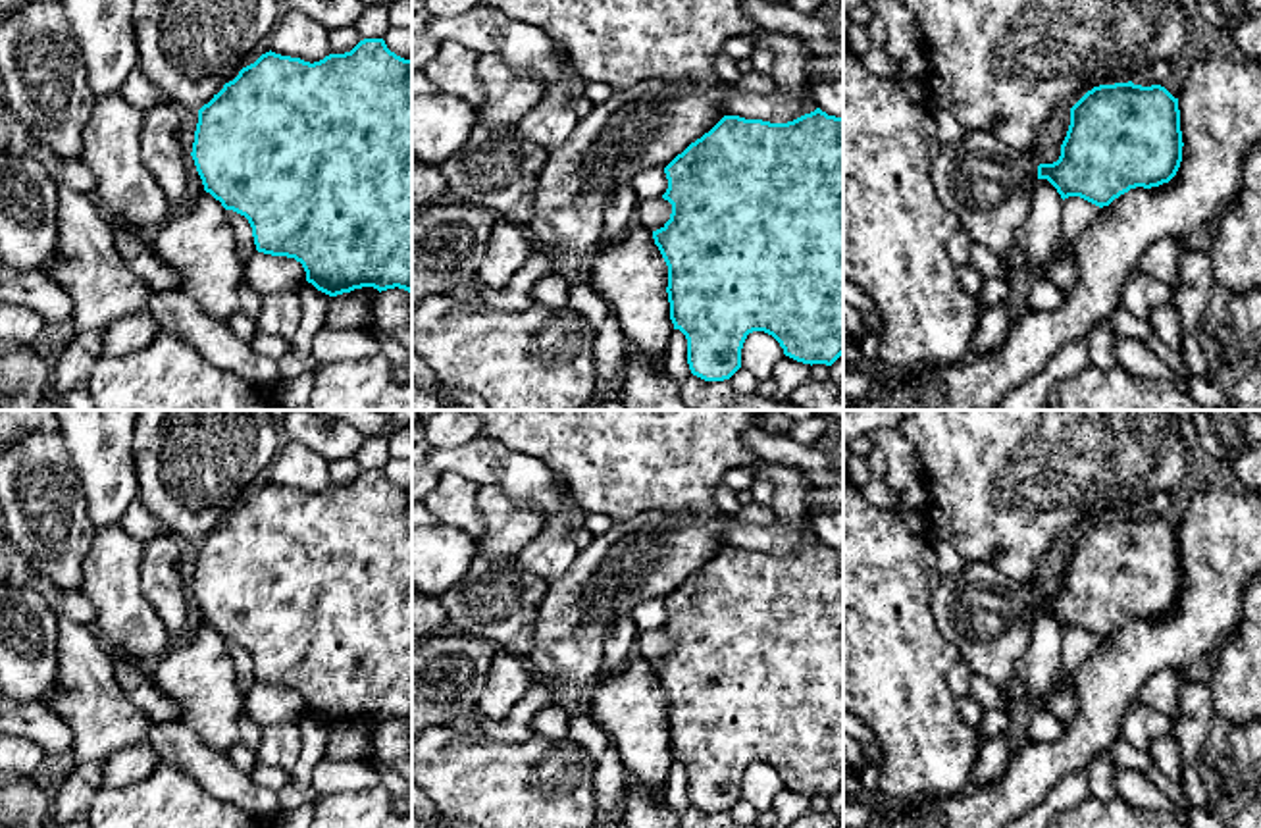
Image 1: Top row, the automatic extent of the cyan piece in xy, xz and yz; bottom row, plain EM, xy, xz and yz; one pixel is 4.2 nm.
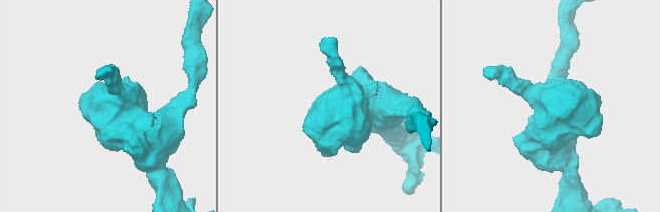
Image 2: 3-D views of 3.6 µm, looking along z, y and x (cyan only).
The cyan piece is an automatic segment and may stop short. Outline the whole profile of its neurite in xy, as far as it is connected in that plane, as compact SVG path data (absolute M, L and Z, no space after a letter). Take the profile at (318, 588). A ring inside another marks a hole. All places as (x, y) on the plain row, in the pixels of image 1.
M364 470L350 483L329 485L314 495L271 481L262 485L198 541L191 587L204 622L219 632L225 641L248 651L256 682L295 689L302 695L306 712L318 722L337 728L362 718L373 718L379 724L399 718L408 722L412 730L412 491L391 483L383 470Z

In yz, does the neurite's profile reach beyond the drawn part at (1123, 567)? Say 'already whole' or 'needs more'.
already whole

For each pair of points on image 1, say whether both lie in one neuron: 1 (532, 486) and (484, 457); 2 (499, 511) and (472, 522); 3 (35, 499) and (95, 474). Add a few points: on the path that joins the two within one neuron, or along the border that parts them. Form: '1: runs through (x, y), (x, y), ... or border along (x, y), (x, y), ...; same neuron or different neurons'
1: runs through (520, 474), (495, 465); same neuron
2: border along (478, 486), (476, 499), (482, 532), (474, 540); different neurons
3: border along (62, 438), (91, 524); different neurons

